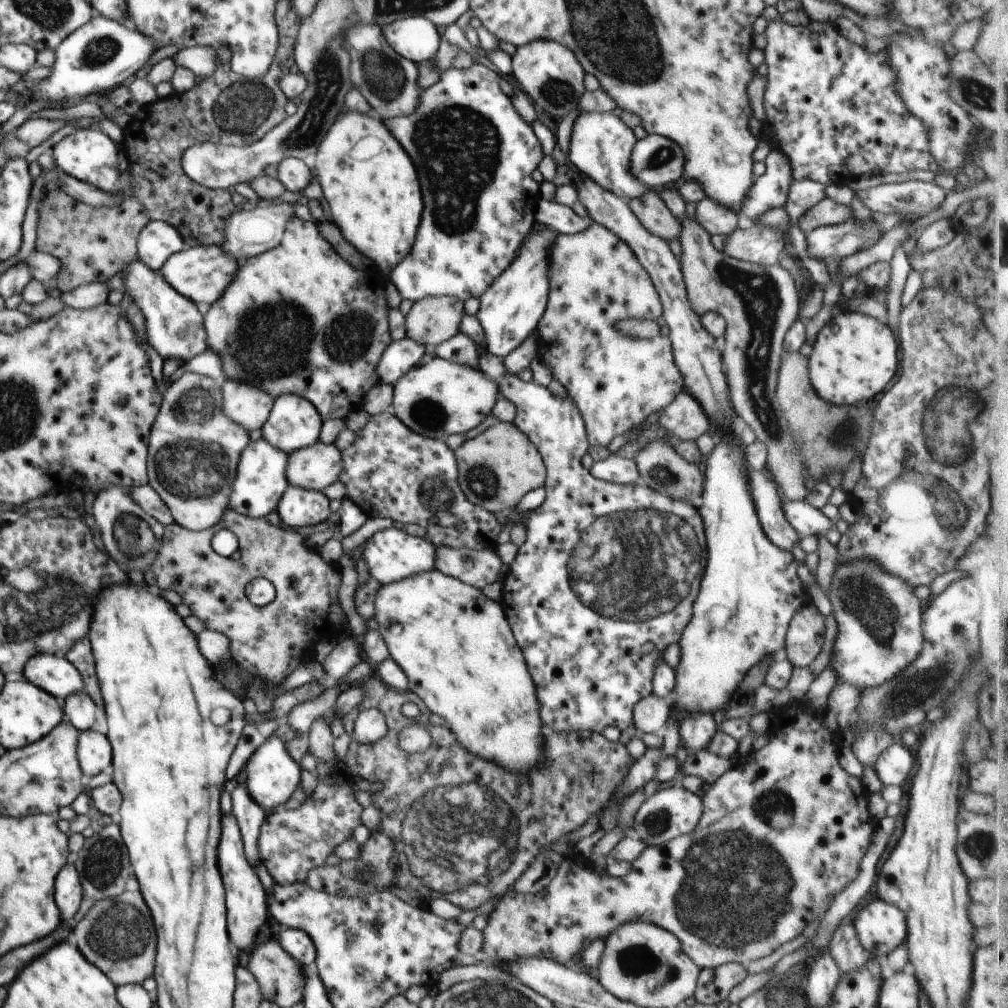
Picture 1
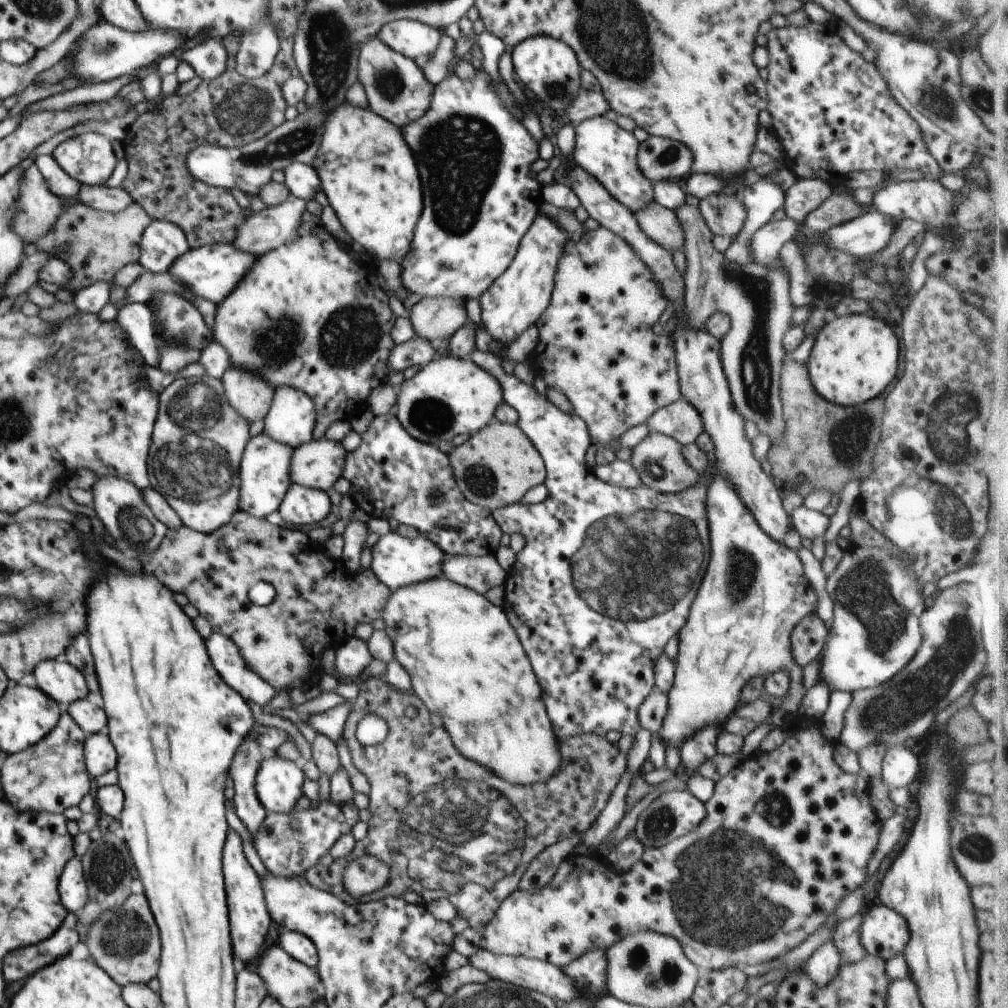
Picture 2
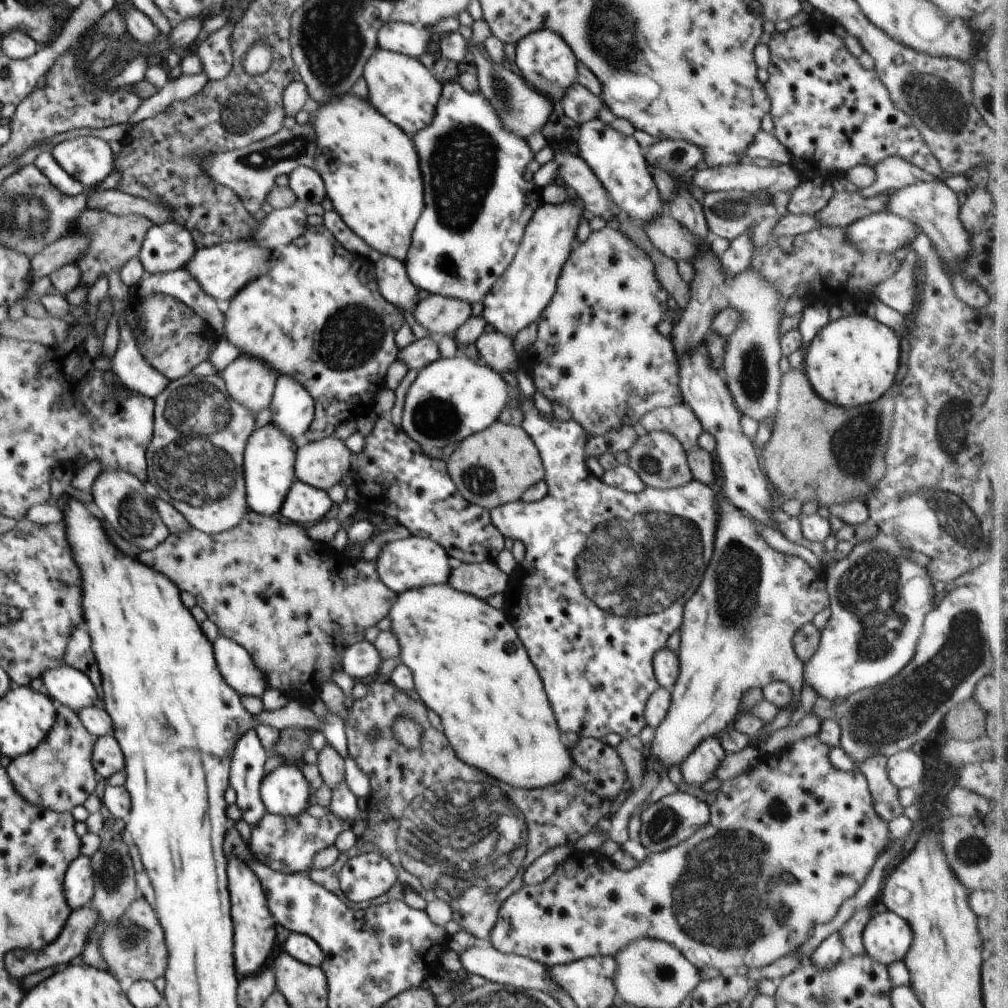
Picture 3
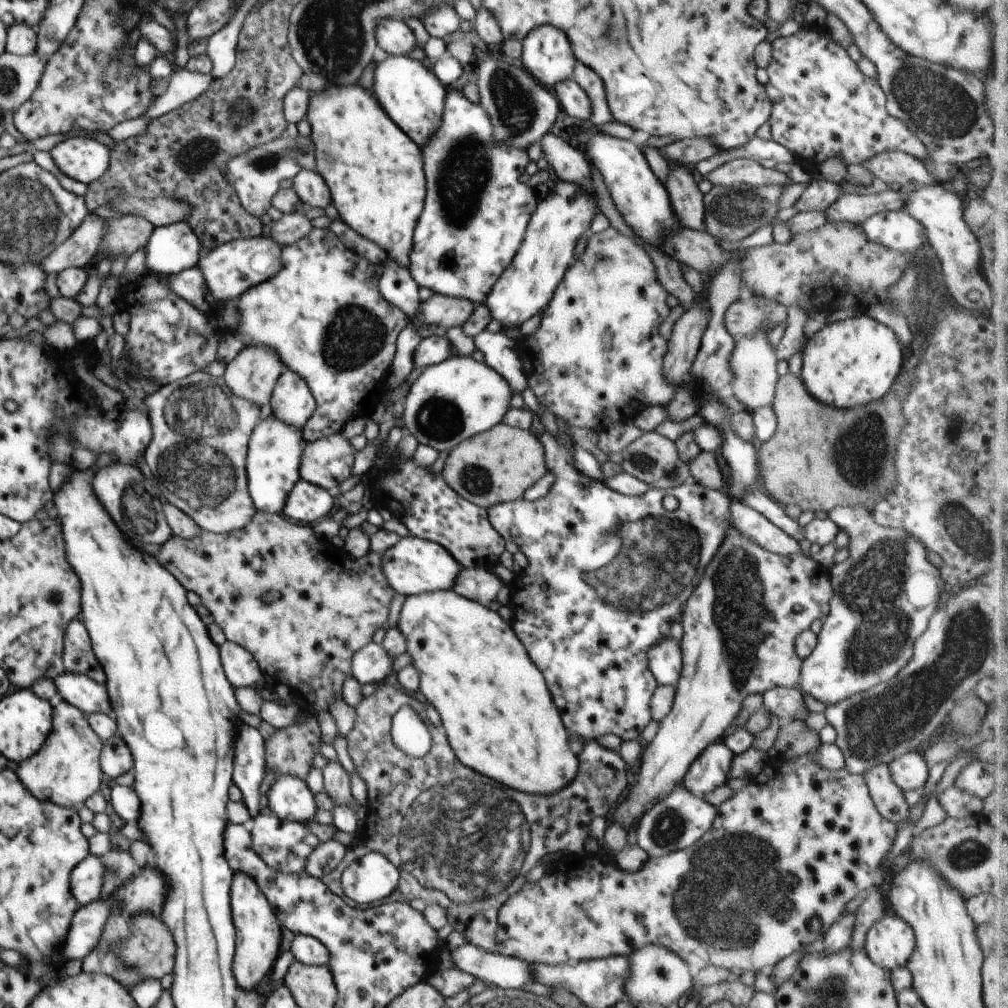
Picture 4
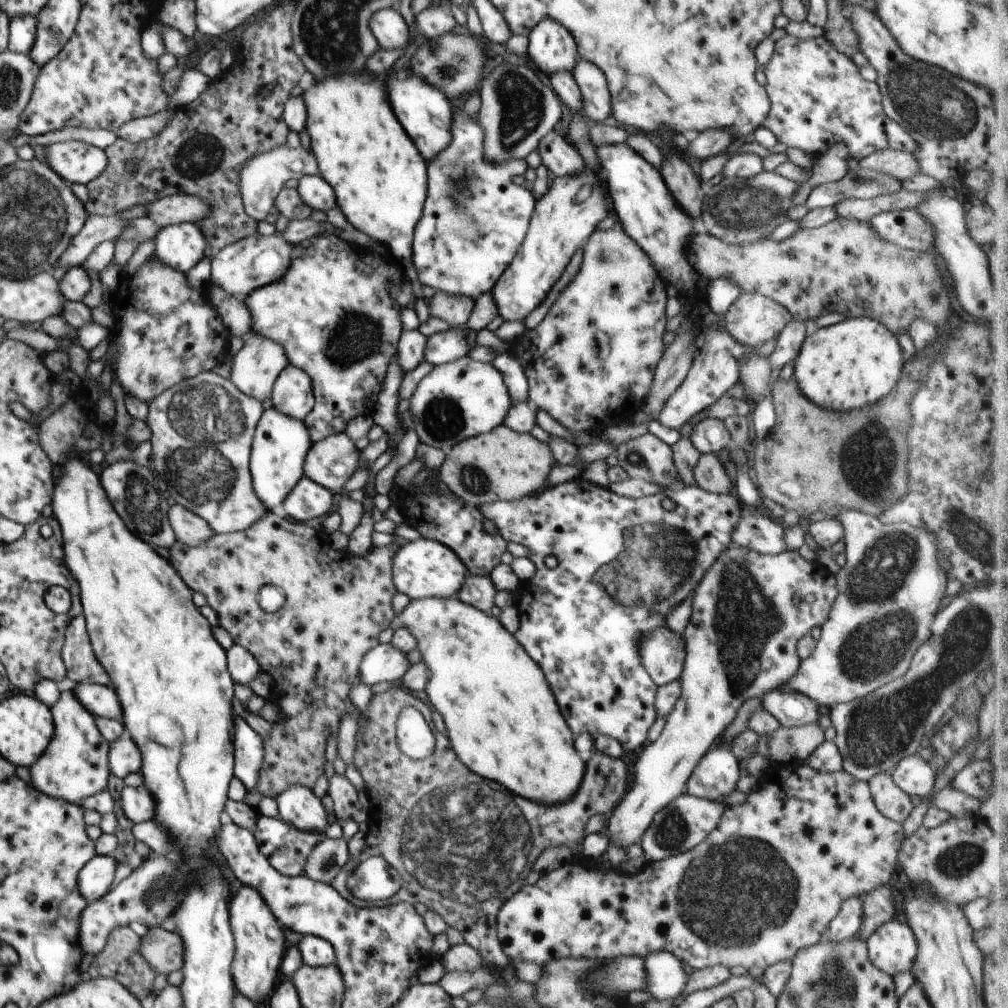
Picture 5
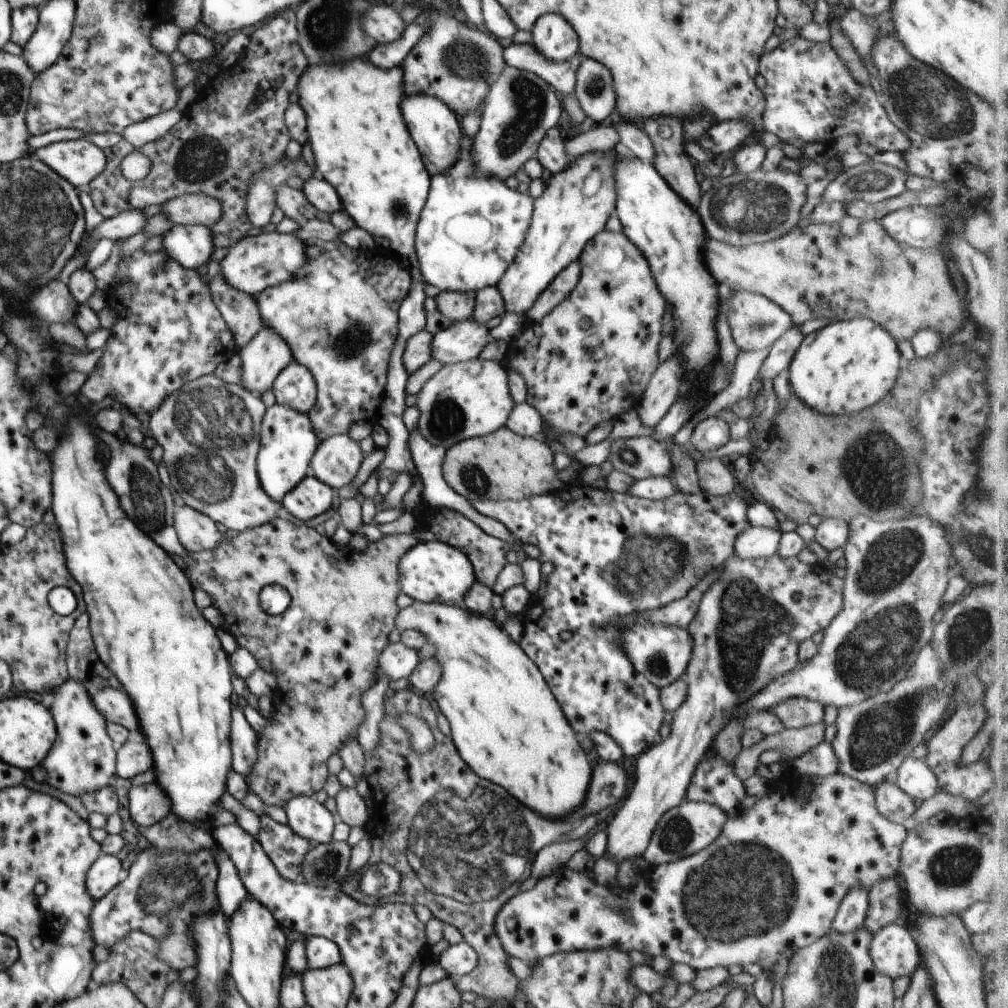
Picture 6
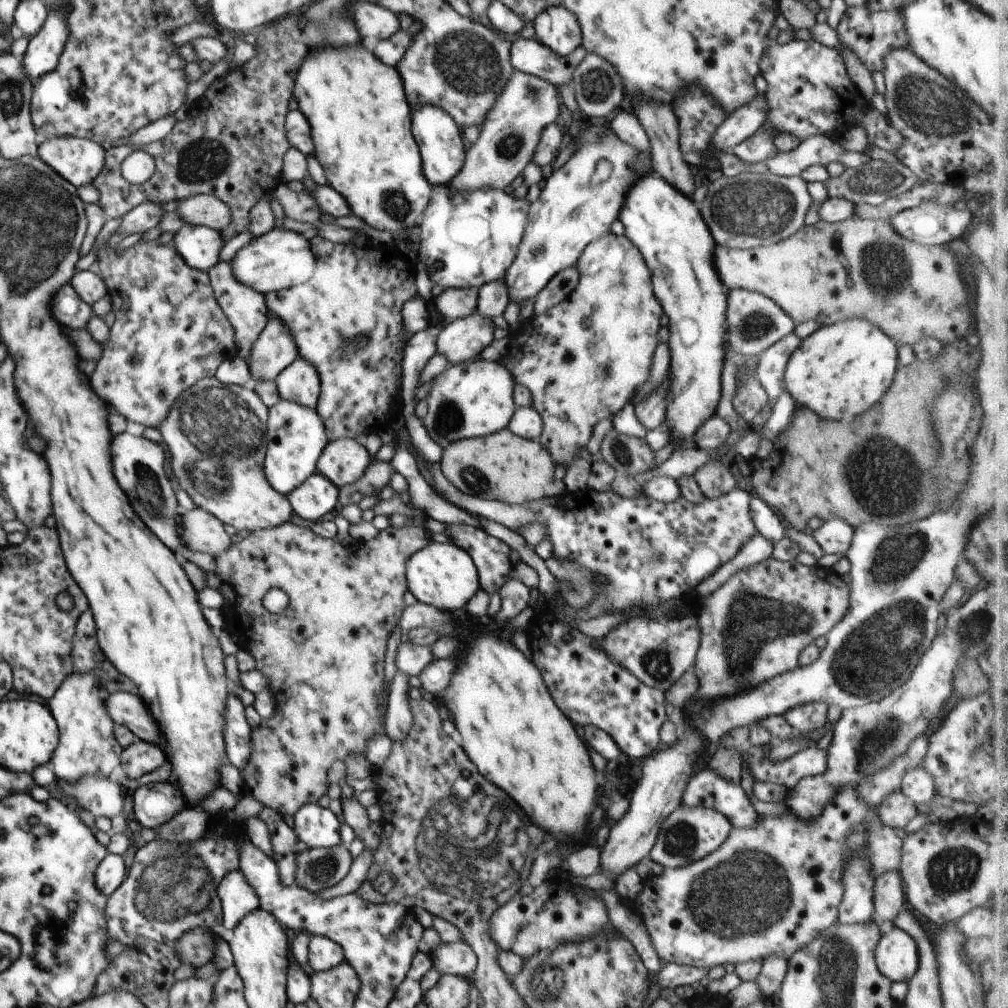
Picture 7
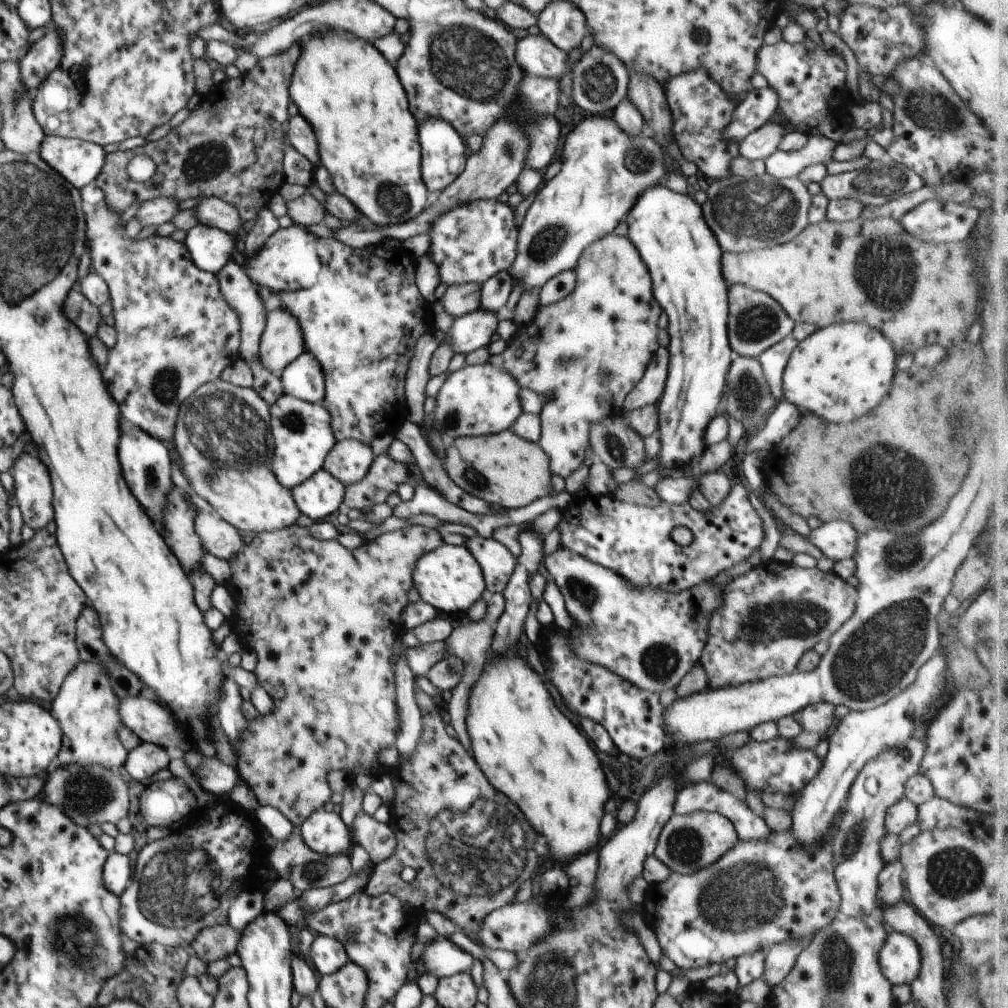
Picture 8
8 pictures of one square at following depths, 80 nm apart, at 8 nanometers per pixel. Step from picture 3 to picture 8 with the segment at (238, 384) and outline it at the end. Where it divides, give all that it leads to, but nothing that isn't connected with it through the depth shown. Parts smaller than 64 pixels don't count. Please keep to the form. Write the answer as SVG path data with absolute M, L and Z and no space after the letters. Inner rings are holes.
M282 307L268 312L259 344L259 358L270 376L280 377L286 366L304 351L305 342L298 319Z

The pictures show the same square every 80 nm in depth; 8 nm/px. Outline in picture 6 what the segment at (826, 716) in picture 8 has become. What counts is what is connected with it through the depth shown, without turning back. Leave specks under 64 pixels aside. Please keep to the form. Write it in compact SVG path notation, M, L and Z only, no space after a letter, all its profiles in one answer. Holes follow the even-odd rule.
M788 698L770 708L770 712L778 716L785 728L800 729L823 723L825 707L806 698Z

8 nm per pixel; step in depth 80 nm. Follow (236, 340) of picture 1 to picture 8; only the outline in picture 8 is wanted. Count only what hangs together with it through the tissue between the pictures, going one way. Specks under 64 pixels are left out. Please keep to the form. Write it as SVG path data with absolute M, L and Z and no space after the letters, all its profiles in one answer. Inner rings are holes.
M334 237L317 240L317 253L321 258L321 272L319 280L309 289L300 289L297 291L286 291L280 294L281 306L289 310L301 324L303 339L305 342L305 351L311 352L316 360L321 364L325 374L325 405L331 416L332 430L338 441L344 439L356 439L360 442L370 445L372 439L380 434L389 434L395 430L395 427L402 425L408 418L408 406L405 397L406 373L409 369L409 362L415 351L417 340L432 329L426 327L426 312L431 305L423 298L422 293L416 287L414 276L416 272L416 258L405 251L403 248L396 250L390 248L385 251L381 245L370 245L368 248L353 249L347 244L337 241Z

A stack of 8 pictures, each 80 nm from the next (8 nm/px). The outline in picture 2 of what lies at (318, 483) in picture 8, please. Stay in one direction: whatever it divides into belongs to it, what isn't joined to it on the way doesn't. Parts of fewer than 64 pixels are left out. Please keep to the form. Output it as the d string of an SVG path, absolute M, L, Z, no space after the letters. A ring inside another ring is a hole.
M291 483L289 491L279 506L279 512L285 521L308 526L324 520L331 511L332 505L327 491Z

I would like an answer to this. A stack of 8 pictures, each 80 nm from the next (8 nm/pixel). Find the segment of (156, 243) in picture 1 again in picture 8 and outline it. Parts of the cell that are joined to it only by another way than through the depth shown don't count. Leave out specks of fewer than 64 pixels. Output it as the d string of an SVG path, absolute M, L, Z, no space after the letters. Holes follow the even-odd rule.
M202 223L187 232L183 243L198 268L216 275L233 260L239 236Z

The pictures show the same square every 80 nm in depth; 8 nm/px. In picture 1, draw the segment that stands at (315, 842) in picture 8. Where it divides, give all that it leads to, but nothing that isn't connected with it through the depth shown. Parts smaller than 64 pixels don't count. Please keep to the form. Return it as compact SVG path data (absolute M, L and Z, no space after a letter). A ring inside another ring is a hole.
M274 736L268 737L247 760L244 770L247 774L246 786L250 796L265 810L282 806L294 794L300 784L302 769L287 753L284 742Z

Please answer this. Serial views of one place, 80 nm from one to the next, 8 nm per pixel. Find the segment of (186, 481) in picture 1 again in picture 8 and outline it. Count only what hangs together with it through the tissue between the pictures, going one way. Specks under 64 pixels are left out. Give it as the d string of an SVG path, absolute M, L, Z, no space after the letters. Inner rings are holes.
M220 377L203 384L181 404L175 426L175 449L182 457L182 473L195 491L195 500L210 509L237 530L251 535L296 525L301 512L292 491L276 478L271 462L274 444L271 441L269 404L252 388L237 387Z

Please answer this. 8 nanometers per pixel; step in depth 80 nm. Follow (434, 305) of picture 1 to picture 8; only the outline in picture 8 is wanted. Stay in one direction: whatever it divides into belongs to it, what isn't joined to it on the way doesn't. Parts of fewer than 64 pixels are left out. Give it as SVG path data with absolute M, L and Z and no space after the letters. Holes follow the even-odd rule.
M462 283L450 285L440 299L446 312L454 318L481 308L481 284Z

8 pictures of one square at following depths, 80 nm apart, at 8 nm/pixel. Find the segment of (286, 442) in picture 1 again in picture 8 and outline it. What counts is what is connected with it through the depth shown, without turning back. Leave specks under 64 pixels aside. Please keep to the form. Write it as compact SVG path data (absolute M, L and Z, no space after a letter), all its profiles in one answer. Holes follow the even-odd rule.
M304 351L280 376L285 394L316 403L325 398L325 374L316 357Z

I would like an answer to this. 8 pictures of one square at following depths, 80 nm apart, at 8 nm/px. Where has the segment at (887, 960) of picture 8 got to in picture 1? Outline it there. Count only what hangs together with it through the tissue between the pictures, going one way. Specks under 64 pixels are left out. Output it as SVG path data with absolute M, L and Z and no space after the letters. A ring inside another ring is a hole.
M877 898L868 905L860 905L860 911L853 922L862 946L876 956L888 956L895 948L905 944L907 924L905 914L894 905Z

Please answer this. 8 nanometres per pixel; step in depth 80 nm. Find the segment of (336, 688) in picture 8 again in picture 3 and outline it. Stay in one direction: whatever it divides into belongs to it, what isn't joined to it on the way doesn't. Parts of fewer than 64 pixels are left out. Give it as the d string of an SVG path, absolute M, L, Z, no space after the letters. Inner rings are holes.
M250 510L246 516L240 521L238 526L233 529L222 531L215 535L207 535L197 528L192 527L189 531L180 534L172 534L155 546L150 551L144 551L139 555L140 561L150 565L154 570L160 571L181 590L181 592L189 592L194 595L197 604L202 607L202 610L218 627L219 634L226 638L235 640L240 646L243 646L252 656L255 665L264 673L267 684L270 688L280 690L287 695L289 699L295 698L300 702L311 705L314 698L321 692L321 686L324 683L332 681L334 670L343 670L343 656L345 650L356 643L361 643L365 640L364 632L372 626L376 626L382 618L389 616L391 606L394 604L397 594L388 588L377 573L377 560L361 560L355 563L349 559L343 552L337 552L329 546L318 541L313 541L308 537L306 529L300 527L296 523L284 524L272 515L261 515ZM288 727L280 731L280 736L274 745L270 755L282 756L283 764L291 767L298 767L299 763L304 762L304 752L311 747L311 729L299 729L298 727Z

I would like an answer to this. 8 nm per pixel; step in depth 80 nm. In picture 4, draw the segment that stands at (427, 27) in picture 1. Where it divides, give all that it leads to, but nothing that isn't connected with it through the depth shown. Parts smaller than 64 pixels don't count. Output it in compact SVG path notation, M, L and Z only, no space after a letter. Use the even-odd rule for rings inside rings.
M396 17L381 18L375 26L377 45L390 55L406 55L414 47L416 35L404 20Z

